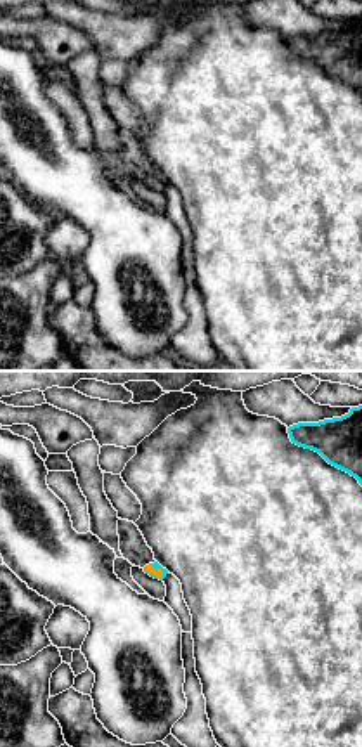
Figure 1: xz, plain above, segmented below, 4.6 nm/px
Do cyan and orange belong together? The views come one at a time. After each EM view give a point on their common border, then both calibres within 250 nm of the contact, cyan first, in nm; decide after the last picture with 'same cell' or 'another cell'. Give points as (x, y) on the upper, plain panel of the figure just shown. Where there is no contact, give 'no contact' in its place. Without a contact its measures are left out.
(153, 186) | 40/40 nm

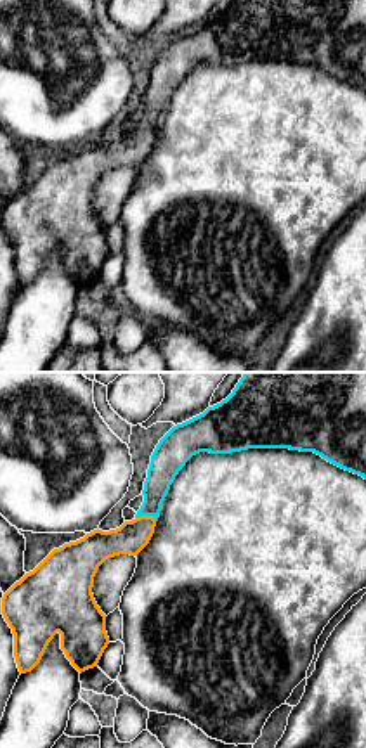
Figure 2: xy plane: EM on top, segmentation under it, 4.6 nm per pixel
(146, 127) | 140/150 nm

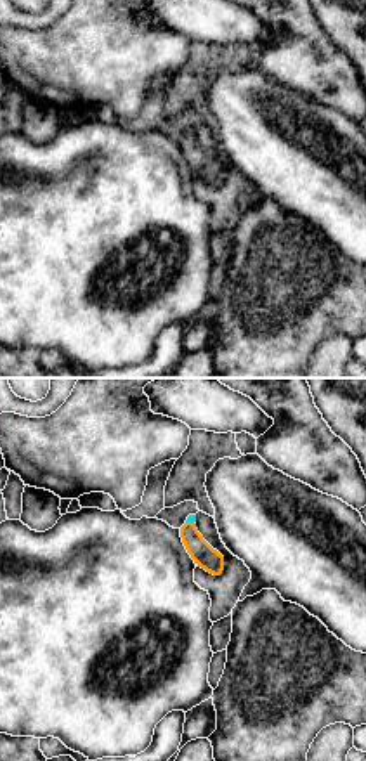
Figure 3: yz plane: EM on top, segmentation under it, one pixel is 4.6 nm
(189, 132) | 30/110 nm

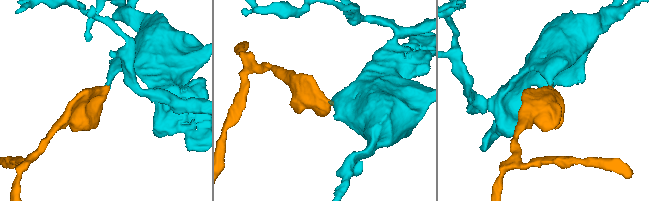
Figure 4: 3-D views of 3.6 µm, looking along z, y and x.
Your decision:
same cell

